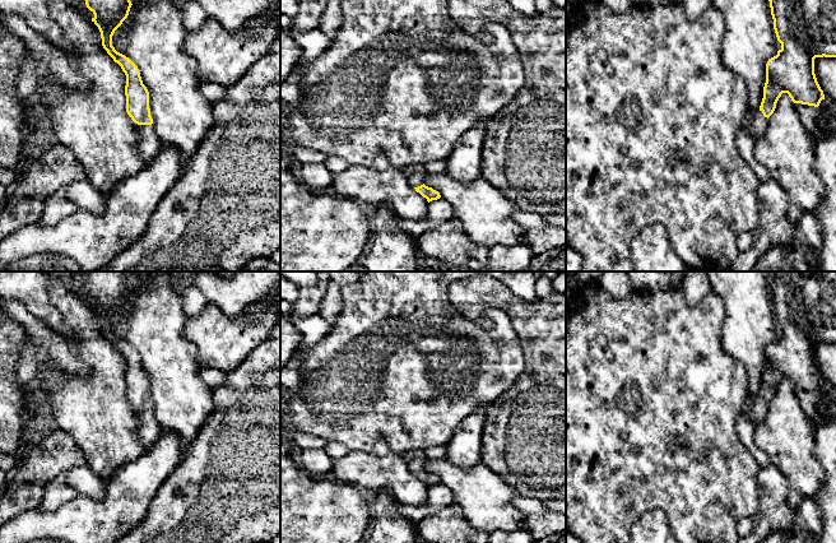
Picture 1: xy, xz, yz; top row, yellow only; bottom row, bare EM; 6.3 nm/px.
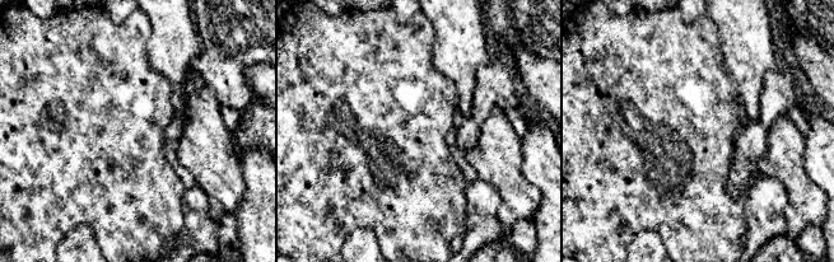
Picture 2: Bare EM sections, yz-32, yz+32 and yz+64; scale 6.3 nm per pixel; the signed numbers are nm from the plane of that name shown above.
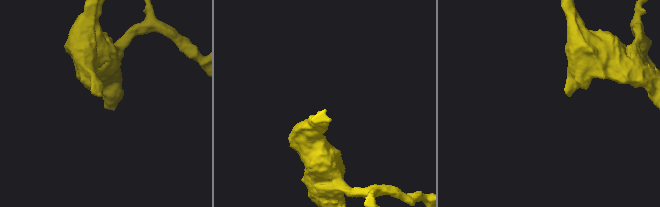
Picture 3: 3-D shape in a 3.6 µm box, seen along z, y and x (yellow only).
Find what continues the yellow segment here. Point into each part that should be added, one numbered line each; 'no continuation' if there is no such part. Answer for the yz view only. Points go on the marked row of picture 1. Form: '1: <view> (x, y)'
1: yz (758, 125)

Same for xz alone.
1: xz (417, 179)

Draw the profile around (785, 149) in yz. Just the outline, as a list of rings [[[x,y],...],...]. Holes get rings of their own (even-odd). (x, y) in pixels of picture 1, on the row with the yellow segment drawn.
[[[788,93],[779,98],[753,154],[788,192],[786,214],[794,226],[823,201],[827,189],[814,173],[812,136]]]

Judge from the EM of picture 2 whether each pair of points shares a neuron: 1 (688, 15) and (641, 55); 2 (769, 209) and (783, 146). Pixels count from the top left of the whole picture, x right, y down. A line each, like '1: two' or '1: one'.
1: two
2: two

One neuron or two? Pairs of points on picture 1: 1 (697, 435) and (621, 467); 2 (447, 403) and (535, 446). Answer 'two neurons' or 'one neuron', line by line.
1: one neuron
2: two neurons

